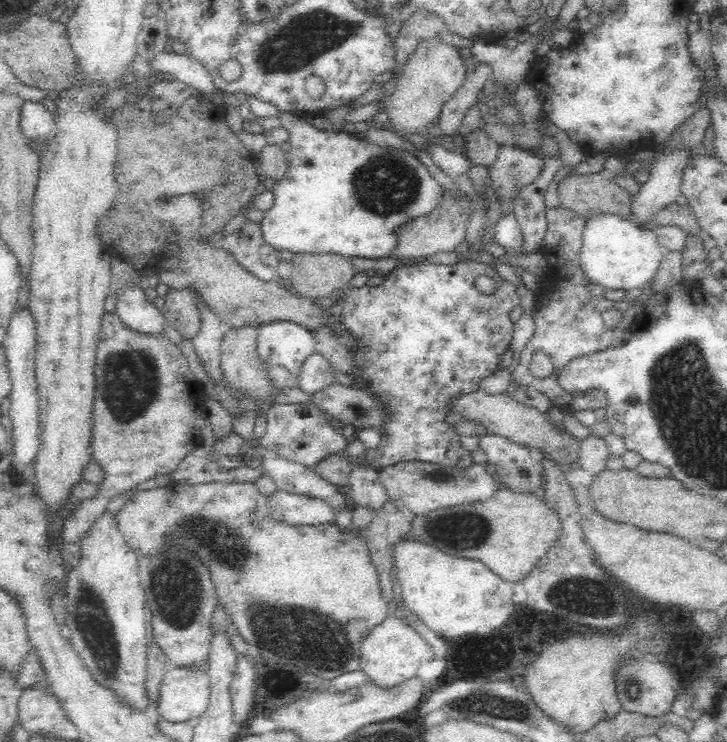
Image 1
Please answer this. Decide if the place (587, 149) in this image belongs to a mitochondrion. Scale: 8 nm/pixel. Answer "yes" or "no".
no

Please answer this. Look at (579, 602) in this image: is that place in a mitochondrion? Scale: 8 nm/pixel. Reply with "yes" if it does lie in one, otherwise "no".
yes

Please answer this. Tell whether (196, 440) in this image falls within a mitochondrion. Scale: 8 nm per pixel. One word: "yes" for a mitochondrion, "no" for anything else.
no

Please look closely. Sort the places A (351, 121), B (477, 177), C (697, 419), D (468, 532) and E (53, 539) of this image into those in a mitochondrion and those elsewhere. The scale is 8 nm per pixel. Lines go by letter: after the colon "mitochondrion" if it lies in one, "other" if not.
A: other
B: other
C: mitochondrion
D: mitochondrion
E: other

